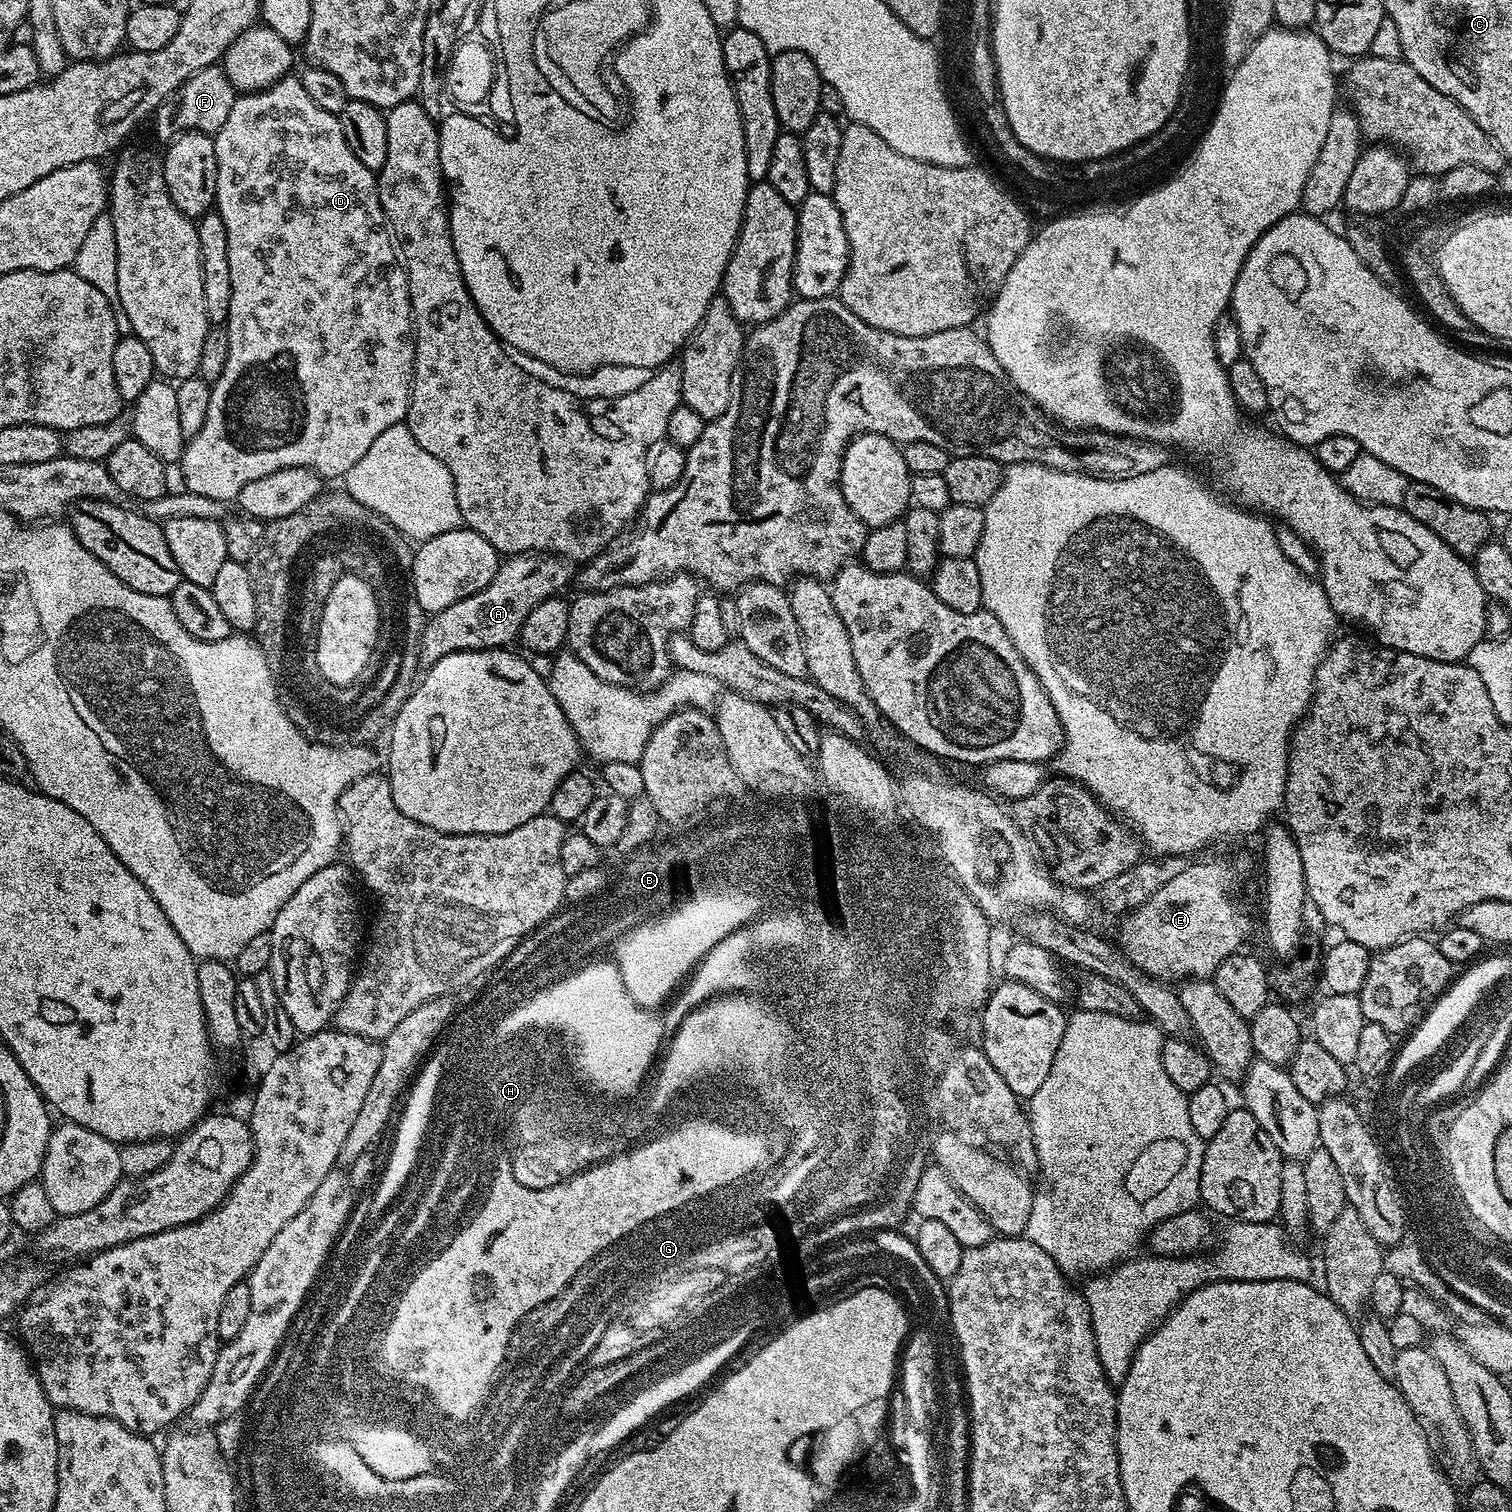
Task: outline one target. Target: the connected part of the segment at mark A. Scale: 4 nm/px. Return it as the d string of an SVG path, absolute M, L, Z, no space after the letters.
M526 552L512 554L507 557L497 568L492 581L482 590L462 598L462 602L454 602L454 606L446 606L446 610L431 613L423 625L427 631L424 636L423 653L419 663L424 666L437 664L442 658L446 658L455 652L473 652L474 650L486 650L487 648L508 648L519 637L522 630L522 622L526 622L530 610L542 602L553 599L563 590L567 584L571 585L574 580L574 568L567 560L558 556Z

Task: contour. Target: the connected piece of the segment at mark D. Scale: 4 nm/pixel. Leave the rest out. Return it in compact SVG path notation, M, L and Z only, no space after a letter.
M289 74L276 84L257 92L237 95L234 106L222 130L214 134L216 159L216 203L222 223L226 226L227 253L230 257L230 310L226 327L230 334L230 355L226 370L212 384L210 410L206 422L196 436L184 445L184 456L178 468L182 470L185 489L224 503L233 501L238 491L265 474L283 468L309 468L322 478L347 475L349 470L374 446L374 438L382 430L401 423L407 417L412 393L412 363L416 357L416 337L412 327L412 307L408 275L398 259L398 248L384 214L378 194L377 173L371 172L346 143L342 122L335 112L322 110L303 88L299 75Z

